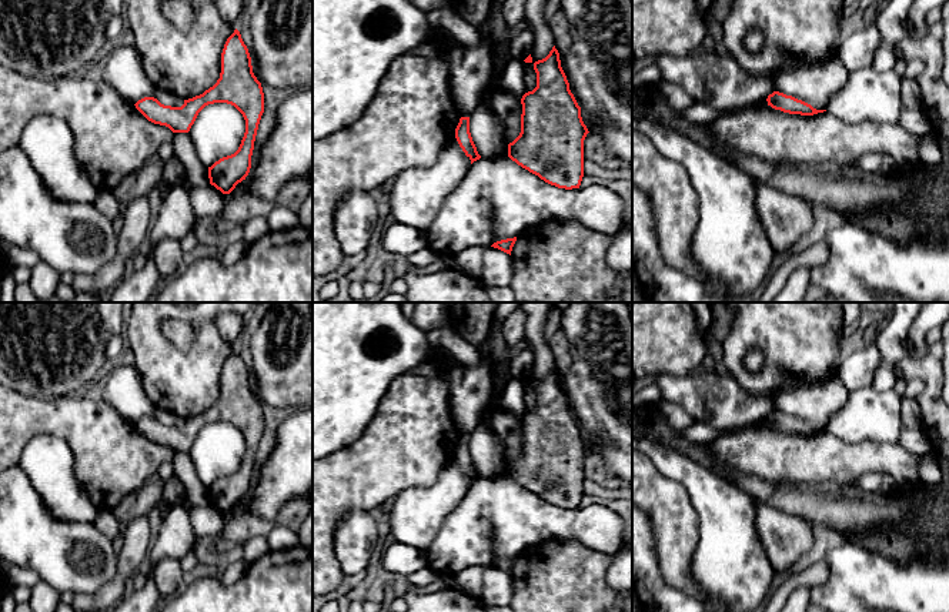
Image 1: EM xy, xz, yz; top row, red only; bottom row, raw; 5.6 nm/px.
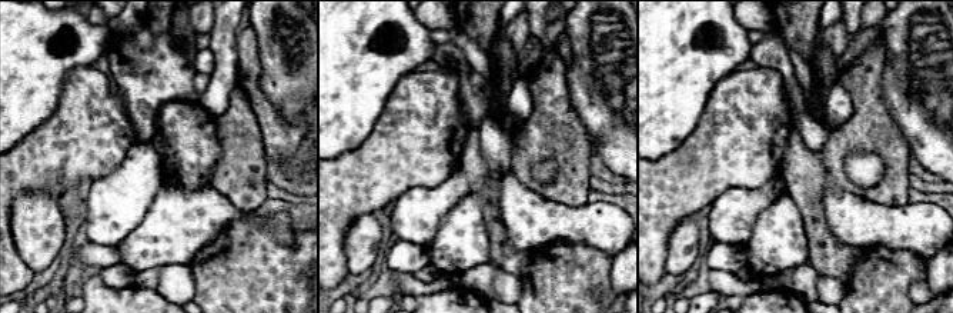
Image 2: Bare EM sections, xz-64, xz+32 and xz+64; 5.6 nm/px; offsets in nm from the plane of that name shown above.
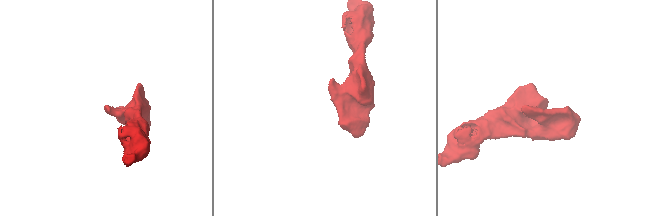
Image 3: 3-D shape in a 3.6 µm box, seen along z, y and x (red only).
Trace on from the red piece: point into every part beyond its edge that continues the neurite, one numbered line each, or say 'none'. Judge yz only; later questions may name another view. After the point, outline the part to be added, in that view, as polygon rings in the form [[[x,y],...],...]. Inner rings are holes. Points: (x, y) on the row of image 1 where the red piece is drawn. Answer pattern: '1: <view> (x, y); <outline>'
none

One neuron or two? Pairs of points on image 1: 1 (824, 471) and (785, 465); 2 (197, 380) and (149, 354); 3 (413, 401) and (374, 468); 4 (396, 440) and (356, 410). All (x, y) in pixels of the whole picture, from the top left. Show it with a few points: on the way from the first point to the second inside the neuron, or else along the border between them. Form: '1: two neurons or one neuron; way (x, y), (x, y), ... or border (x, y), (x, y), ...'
1: one neuron; way (814, 465), (795, 465)
2: one neuron; way (186, 380), (176, 380), (160, 364)
3: one neuron; way (398, 418), (398, 444), (391, 451)
4: two neurons; border (387, 390), (374, 417), (350, 445)

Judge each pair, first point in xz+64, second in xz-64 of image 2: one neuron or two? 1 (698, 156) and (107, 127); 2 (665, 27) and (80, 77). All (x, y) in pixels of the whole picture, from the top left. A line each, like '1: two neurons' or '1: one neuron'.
1: one neuron
2: two neurons

